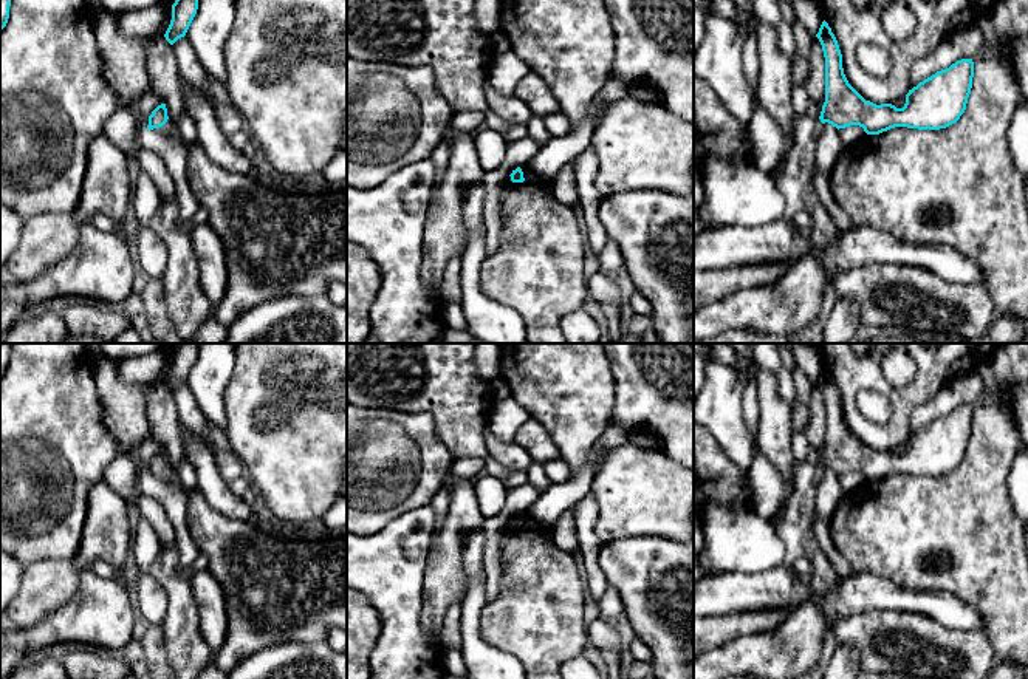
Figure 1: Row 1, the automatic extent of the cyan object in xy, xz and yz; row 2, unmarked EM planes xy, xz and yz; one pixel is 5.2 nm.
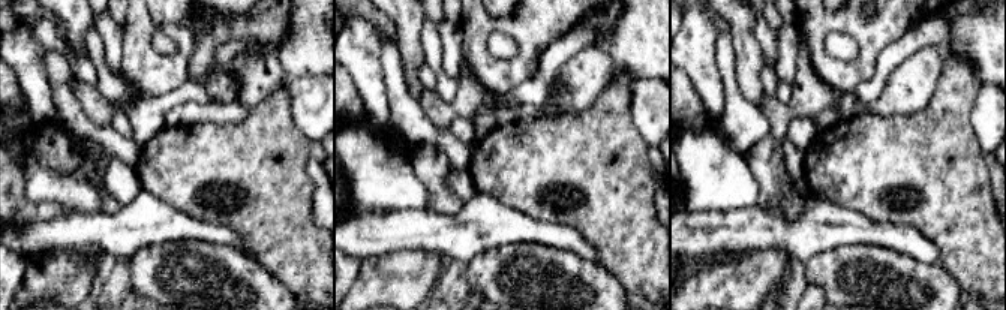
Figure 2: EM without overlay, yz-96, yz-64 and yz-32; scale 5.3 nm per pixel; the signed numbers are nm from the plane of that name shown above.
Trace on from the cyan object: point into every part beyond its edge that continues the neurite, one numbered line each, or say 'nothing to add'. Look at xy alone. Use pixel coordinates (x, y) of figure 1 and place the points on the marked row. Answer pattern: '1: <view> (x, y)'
1: xy (169, 129)

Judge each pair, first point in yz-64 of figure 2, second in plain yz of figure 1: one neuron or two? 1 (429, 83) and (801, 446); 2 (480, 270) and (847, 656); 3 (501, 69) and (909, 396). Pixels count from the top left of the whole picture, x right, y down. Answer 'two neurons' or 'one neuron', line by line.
1: one neuron
2: two neurons
3: one neuron

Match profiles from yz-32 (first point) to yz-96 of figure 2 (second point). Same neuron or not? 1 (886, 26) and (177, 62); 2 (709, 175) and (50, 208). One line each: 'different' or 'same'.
1: same
2: different

